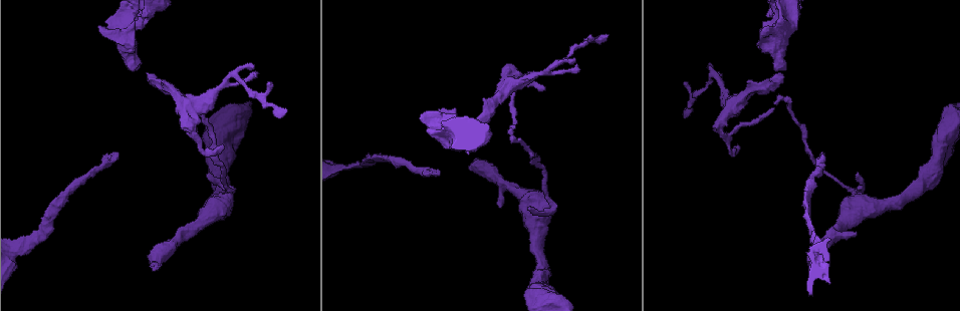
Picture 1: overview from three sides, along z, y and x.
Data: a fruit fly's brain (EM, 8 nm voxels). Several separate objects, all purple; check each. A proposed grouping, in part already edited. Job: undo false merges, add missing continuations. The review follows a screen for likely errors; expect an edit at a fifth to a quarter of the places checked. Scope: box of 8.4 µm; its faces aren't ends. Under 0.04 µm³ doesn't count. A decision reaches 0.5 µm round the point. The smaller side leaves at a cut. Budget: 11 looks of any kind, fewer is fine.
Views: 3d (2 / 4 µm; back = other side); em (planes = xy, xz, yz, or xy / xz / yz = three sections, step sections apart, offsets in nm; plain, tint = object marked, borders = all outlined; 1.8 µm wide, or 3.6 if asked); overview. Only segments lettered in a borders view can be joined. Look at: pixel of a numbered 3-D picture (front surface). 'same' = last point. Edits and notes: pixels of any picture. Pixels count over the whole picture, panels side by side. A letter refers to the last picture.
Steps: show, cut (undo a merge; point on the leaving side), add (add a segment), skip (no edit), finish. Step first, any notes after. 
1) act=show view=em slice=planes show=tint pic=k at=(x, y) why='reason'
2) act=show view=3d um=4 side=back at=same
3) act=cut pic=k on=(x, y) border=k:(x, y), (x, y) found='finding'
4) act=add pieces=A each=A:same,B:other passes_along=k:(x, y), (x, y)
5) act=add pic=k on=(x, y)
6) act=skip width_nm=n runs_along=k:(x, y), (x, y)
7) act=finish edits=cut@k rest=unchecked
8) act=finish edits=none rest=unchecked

act=show view=3d um=2 pic=1 at=(609, 34) why='tapers out'

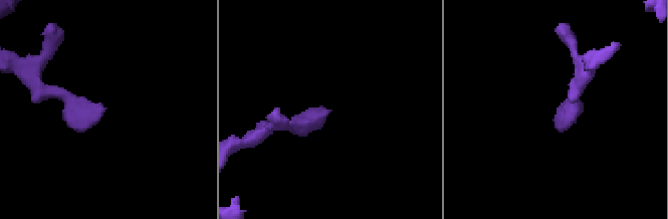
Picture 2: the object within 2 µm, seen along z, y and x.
act=show view=em um=3.6 slice=xz step=8 show=tint pic=2 at=(556, 107) why='need the tissue'

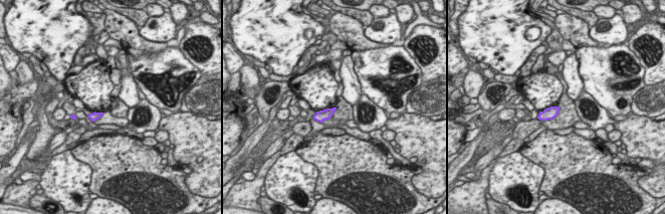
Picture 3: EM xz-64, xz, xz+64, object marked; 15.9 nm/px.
act=show view=em um=3.6 slice=planes show=borders at=same why='cut it another way'

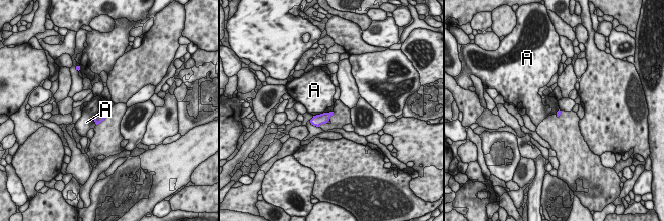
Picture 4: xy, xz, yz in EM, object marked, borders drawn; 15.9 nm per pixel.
act=skip each=A:other border=4:(98, 113), (94, 116), (95, 124) found='no lettered segment goes on from it'

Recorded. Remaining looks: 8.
act=show view=em slice=xz step=16 show=plain pic=1 at=(780, 72) why='free end'

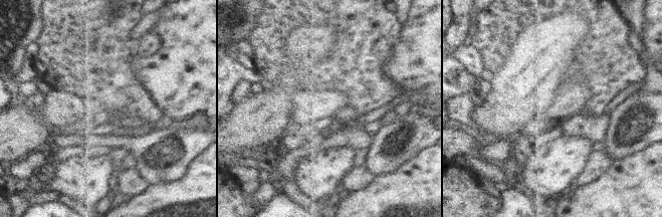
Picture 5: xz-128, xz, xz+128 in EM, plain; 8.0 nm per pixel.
act=show view=em slice=xz step=16 show=borders at=same why='see the neighbours'

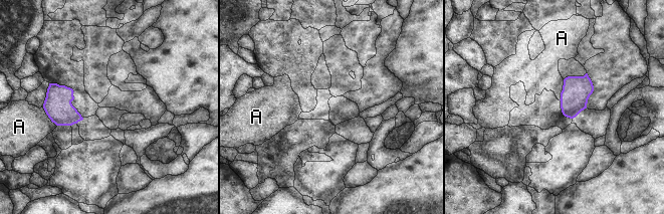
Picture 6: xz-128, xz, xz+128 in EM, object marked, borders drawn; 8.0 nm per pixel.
act=skip each=A:other border=6:(42, 105), (47, 117), (56, 126) found='none of them fits'

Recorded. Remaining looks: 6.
act=show view=em slice=planes show=borders pic=1 at=(98, 26) why='branch stops here'

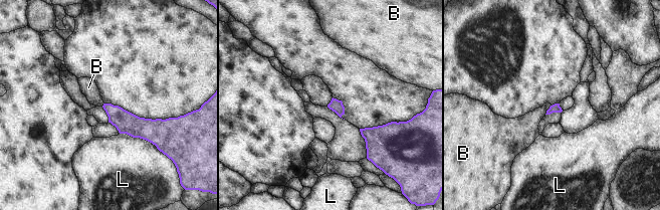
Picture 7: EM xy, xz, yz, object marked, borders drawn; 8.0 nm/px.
act=skip each=B:other,L:other border=7:(551, 104), (544, 114) found='no lettered segment goes on from it'

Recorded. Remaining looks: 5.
act=show view=3d um=4 pic=1 at=(498, 207) why='free end'

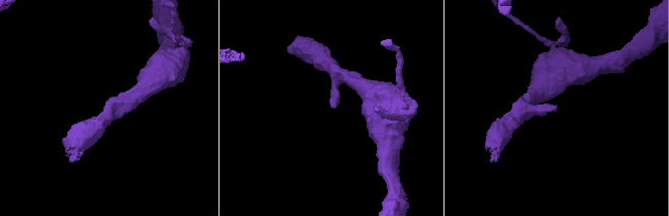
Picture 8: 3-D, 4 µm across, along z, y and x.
act=show view=em slice=planes show=borders pic=8 at=(555, 105) why='shape alone is not enough'

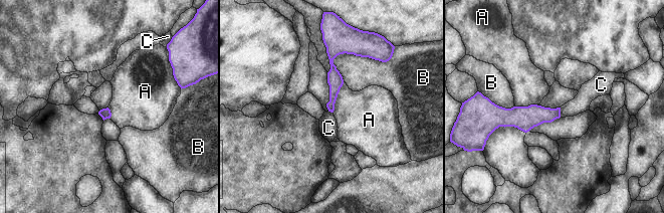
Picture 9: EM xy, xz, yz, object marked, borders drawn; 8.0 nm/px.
act=skip each=A:other,B:other,C:other runs_along=9:(558, 111), (550, 115), (496, 114) found='no lettered segment goes on from it'

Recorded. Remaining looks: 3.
act=finish edits=none rest=unchecked

